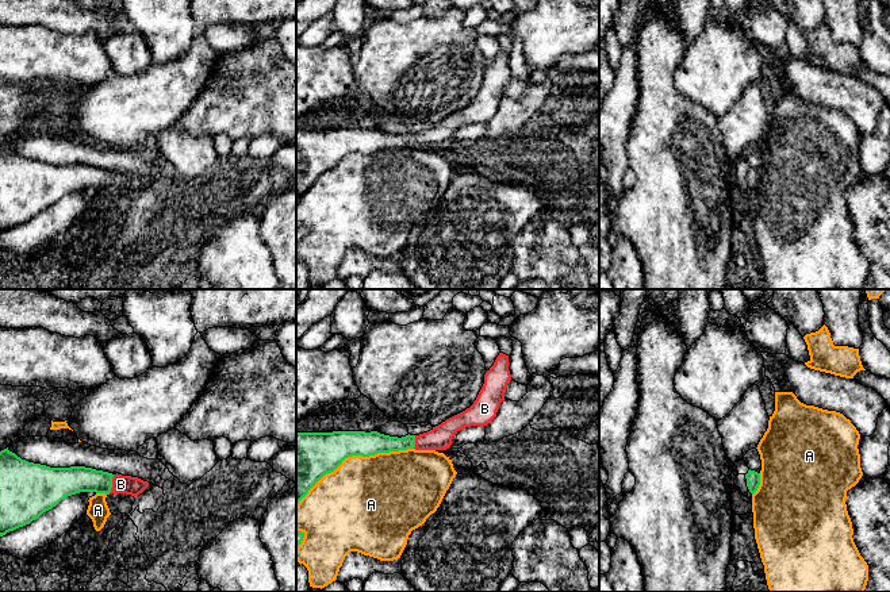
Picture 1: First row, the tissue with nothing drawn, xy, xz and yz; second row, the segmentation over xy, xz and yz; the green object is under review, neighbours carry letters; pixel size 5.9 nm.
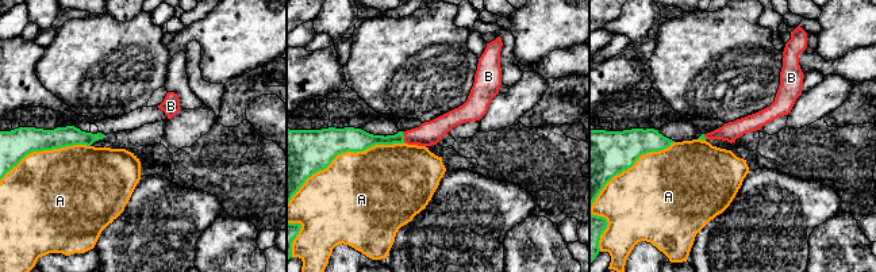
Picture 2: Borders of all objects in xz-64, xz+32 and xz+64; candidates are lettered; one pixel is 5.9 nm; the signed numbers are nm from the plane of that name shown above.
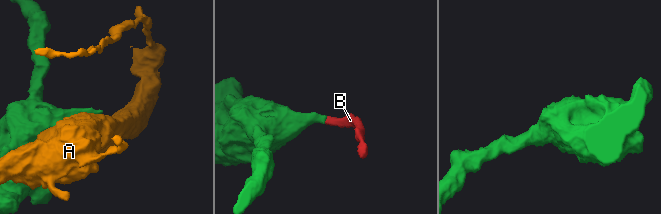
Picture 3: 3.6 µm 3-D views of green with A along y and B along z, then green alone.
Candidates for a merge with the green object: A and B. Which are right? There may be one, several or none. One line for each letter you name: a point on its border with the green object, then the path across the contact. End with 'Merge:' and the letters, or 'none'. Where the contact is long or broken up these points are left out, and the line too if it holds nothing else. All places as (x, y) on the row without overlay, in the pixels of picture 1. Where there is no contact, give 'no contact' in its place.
B: contact xy (111, 181); way xy (72, 177), (96, 177), (111, 181), (121, 181)
Merge: B

